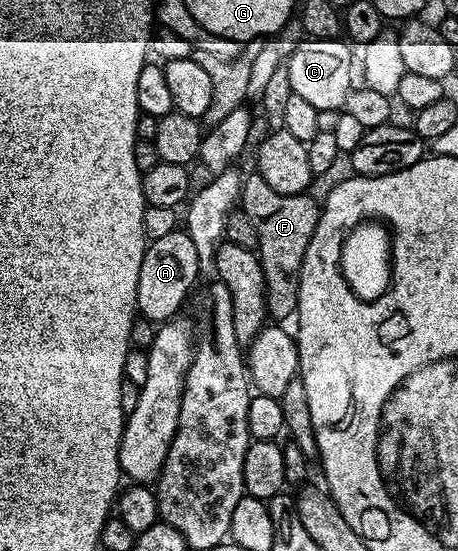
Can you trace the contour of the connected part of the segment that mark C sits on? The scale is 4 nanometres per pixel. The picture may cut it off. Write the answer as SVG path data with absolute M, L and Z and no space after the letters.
M304 39L303 43L297 44L292 49L287 60L292 93L306 99L317 111L344 110L359 122L363 130L384 126L392 119L390 118L392 99L368 88L360 90L352 88L350 73L352 58L352 47L346 41Z

